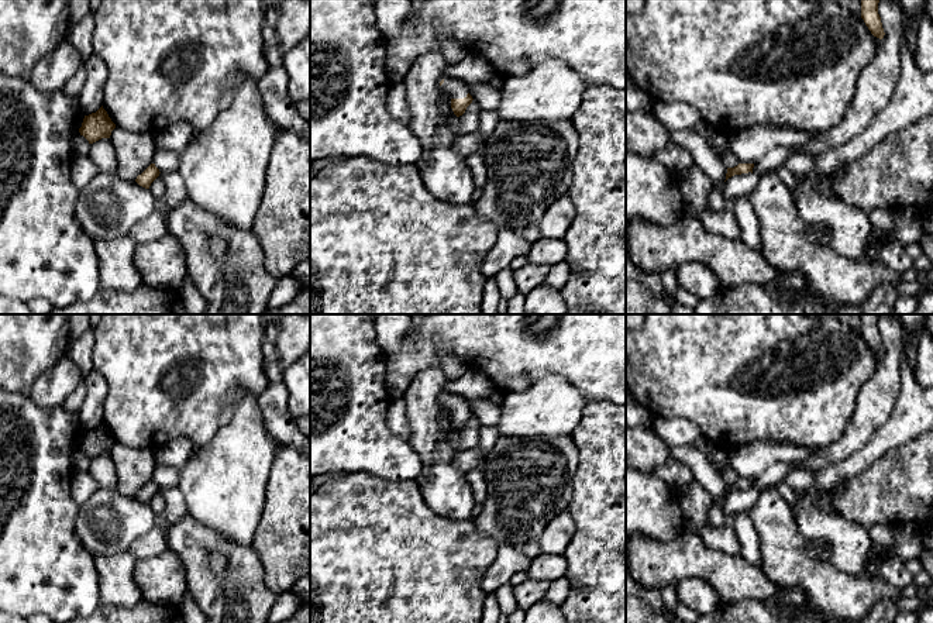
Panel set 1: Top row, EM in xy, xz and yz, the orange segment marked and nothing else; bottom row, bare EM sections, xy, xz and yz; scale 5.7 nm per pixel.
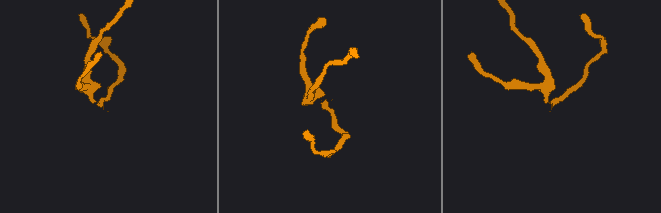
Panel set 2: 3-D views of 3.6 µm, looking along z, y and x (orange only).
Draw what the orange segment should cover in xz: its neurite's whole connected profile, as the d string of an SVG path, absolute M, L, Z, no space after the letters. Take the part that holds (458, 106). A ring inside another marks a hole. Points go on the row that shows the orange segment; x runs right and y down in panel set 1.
M445 76L440 86L445 94L451 97L451 109L457 117L462 116L466 107L472 103L472 96L469 94L468 83Z

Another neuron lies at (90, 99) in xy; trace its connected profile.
M92 54L83 62L83 68L86 70L86 82L78 97L82 114L89 116L103 106L104 85L109 76L109 69L96 54Z

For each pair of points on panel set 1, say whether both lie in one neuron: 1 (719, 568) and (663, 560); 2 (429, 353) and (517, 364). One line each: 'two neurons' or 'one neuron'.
1: one neuron
2: one neuron

